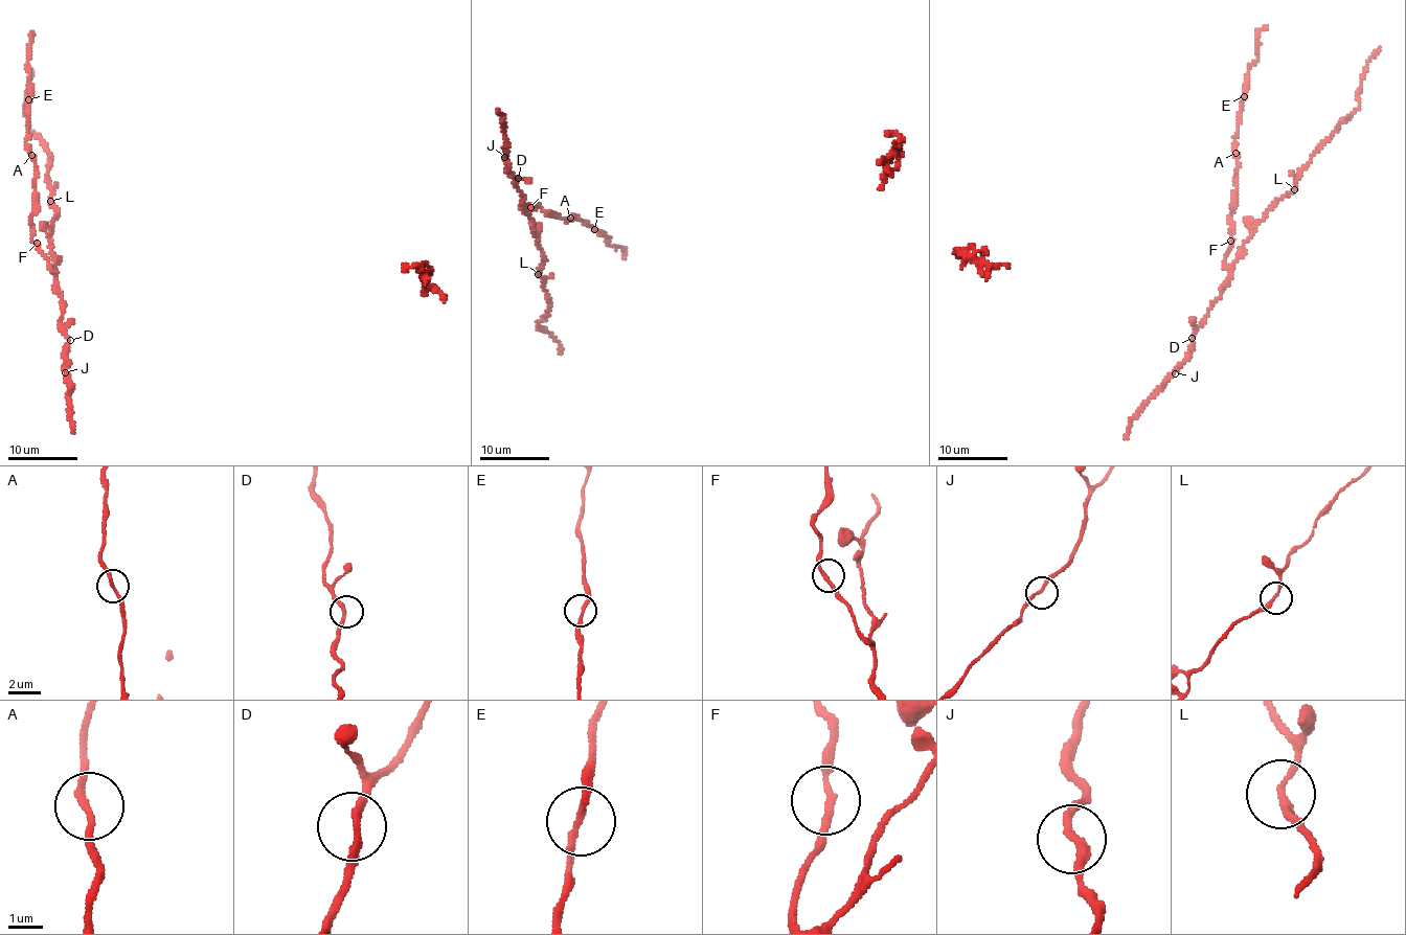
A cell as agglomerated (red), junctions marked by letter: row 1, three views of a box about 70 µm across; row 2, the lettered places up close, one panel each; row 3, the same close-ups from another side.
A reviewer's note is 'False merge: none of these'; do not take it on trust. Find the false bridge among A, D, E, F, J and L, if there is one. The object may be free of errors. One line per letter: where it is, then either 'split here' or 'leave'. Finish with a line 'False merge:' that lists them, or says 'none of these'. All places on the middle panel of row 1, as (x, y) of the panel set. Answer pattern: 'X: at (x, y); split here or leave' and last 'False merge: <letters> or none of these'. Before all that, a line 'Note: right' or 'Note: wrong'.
Note: right
A: at (570, 218); leave
D: at (518, 178); leave
E: at (594, 229); leave
F: at (530, 207); leave
J: at (504, 157); leave
L: at (538, 274); leave
False merge: none of these

